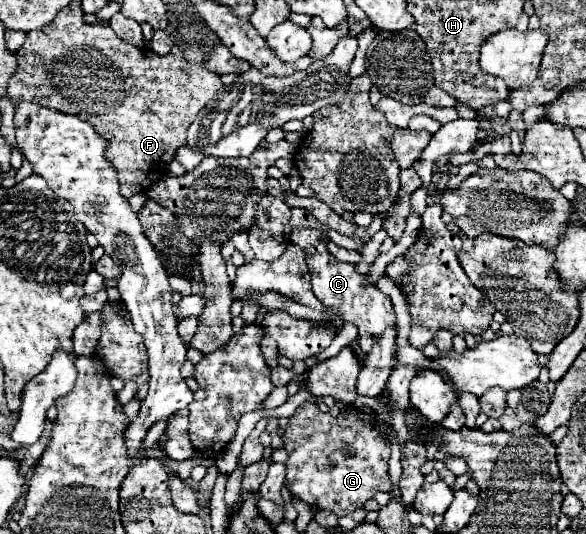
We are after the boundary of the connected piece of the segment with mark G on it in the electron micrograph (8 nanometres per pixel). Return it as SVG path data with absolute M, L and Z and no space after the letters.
M304 402L294 416L290 416L290 424L282 436L284 450L288 452L286 460L286 488L292 496L304 500L312 508L334 512L336 516L346 516L366 504L376 492L390 492L390 476L388 476L388 458L390 458L390 444L386 444L380 434L366 422L356 418L356 410L350 406L346 414L338 418L330 416L328 412L320 412L316 402Z

